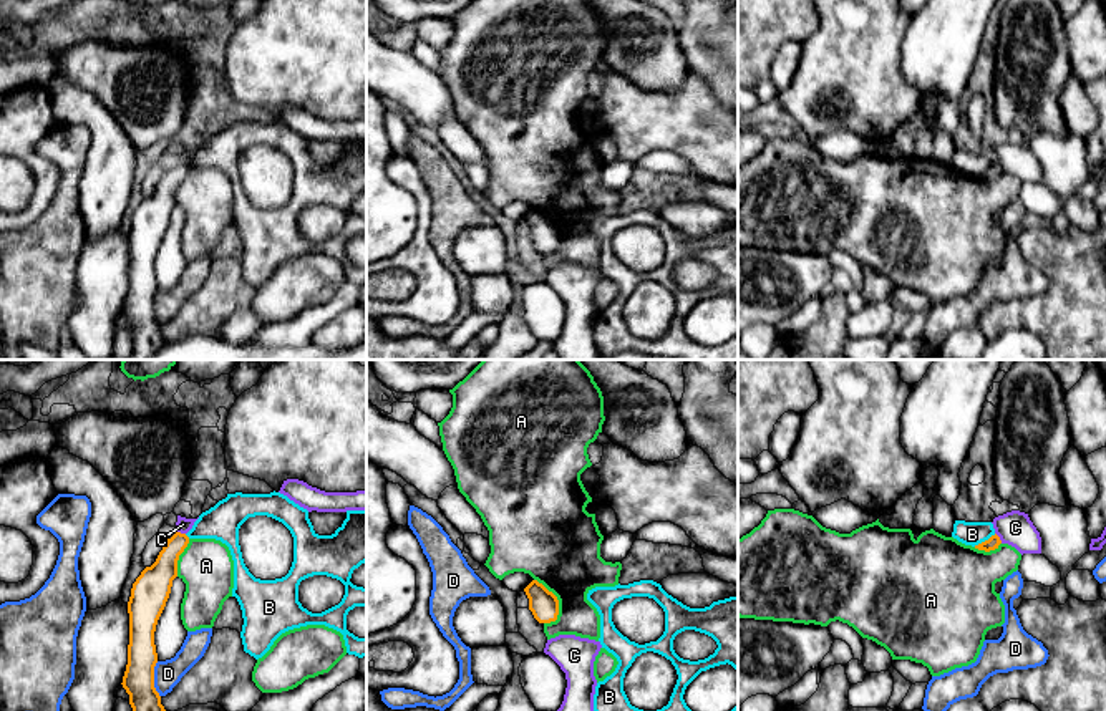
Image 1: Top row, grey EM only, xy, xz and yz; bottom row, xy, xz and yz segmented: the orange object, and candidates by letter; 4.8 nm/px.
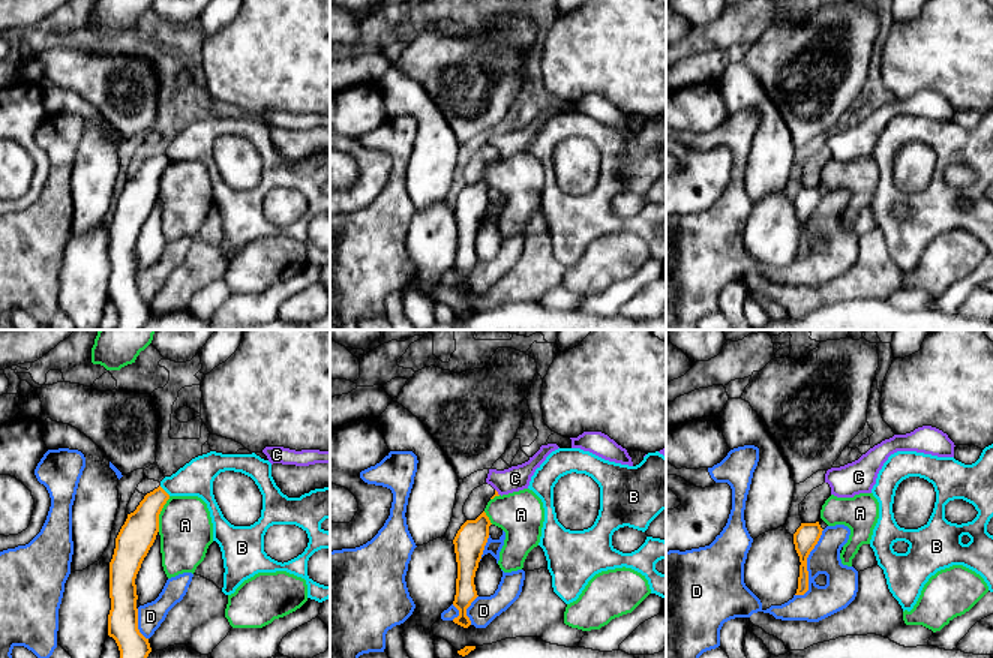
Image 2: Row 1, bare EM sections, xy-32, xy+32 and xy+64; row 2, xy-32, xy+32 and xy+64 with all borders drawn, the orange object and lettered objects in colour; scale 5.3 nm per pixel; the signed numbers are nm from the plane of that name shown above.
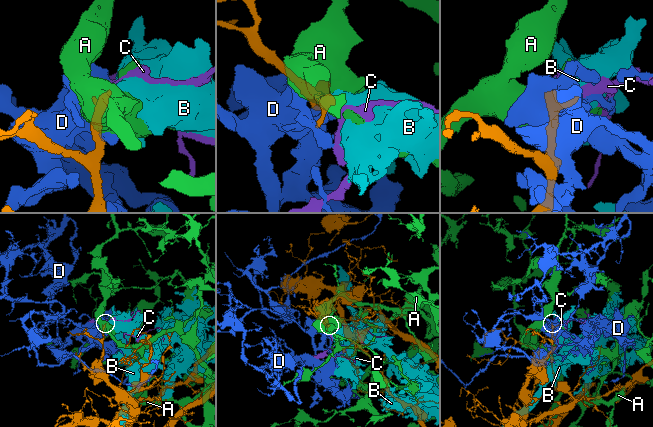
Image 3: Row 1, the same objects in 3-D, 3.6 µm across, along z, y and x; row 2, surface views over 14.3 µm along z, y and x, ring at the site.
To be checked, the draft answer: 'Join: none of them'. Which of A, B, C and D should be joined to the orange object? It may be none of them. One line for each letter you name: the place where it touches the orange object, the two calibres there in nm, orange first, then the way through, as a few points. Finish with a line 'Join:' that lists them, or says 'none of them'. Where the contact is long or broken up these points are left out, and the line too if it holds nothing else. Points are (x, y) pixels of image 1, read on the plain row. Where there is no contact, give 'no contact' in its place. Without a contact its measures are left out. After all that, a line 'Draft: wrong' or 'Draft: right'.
Join: none of them
Draft: right

